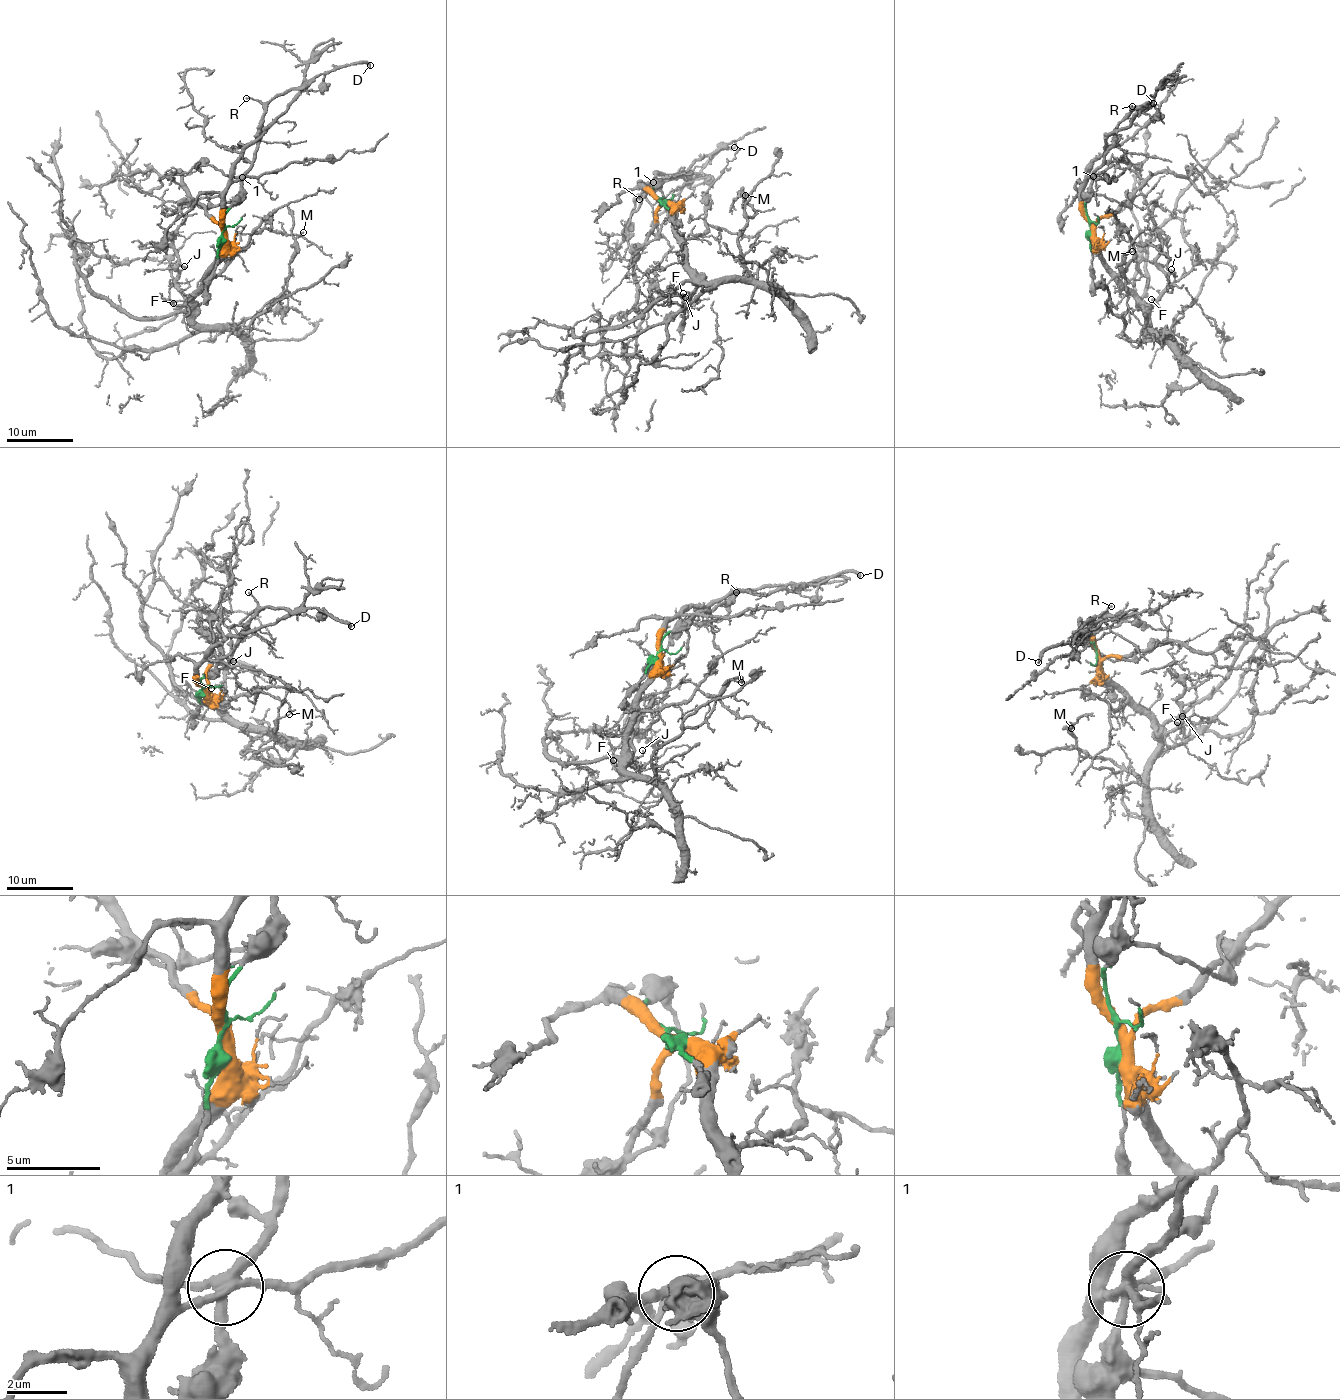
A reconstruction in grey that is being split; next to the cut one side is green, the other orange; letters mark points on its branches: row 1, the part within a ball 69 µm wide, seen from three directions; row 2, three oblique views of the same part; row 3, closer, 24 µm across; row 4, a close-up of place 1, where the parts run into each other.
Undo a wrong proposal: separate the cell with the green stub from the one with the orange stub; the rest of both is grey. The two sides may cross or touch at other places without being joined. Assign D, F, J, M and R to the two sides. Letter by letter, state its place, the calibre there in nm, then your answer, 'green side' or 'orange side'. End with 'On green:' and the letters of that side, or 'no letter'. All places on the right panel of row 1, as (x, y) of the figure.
D: place (1153, 103); calibre 320 nm; green side
F: place (1151, 299); calibre 140 nm; orange side
J: place (1171, 269); calibre 140 nm; orange side
M: place (1132, 251); calibre 110 nm; orange side
R: place (1132, 106); calibre 130 nm; green side
On green: D, R

